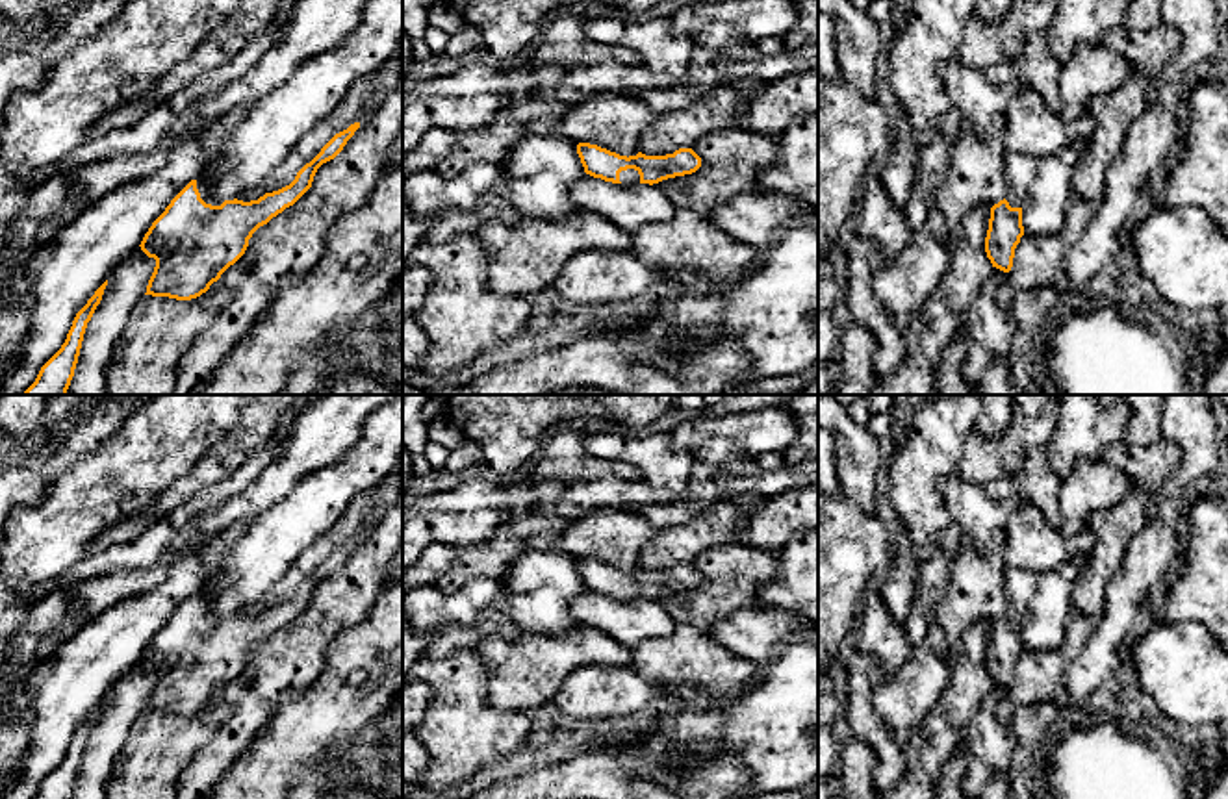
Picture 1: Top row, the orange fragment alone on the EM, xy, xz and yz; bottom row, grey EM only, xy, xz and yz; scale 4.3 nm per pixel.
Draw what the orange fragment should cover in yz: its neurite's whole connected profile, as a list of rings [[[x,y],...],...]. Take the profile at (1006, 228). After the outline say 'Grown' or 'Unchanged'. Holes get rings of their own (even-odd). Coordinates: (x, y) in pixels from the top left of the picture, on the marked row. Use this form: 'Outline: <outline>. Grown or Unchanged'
Outline: [[[1005,154],[1005,198],[991,208],[985,252],[992,267],[1009,273],[1015,248],[1024,235],[1022,204],[1028,185],[1039,167],[1039,158]]]. Grown

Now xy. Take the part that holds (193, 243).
Outline: [[[354,122],[336,133],[289,185],[258,200],[221,204],[211,198],[213,178],[208,172],[191,180],[139,245],[156,260],[145,295],[191,300],[206,293],[245,254],[252,234],[293,206],[312,187],[317,169],[334,159],[358,128]]]. Grown

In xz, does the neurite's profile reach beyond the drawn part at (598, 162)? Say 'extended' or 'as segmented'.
extended

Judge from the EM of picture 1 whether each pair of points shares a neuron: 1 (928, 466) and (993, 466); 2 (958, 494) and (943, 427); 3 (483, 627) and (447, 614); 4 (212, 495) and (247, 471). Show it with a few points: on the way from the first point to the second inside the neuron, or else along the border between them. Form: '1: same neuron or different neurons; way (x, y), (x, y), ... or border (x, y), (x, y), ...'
1: different neurons; border (976, 429), (967, 440), (967, 451), (958, 473)
2: different neurons; border (958, 473), (939, 481), (939, 497), (952, 518)
3: different neurons; border (492, 607), (473, 623), (438, 625), (433, 631)
4: same neuron; way (221, 492), (238, 481)

